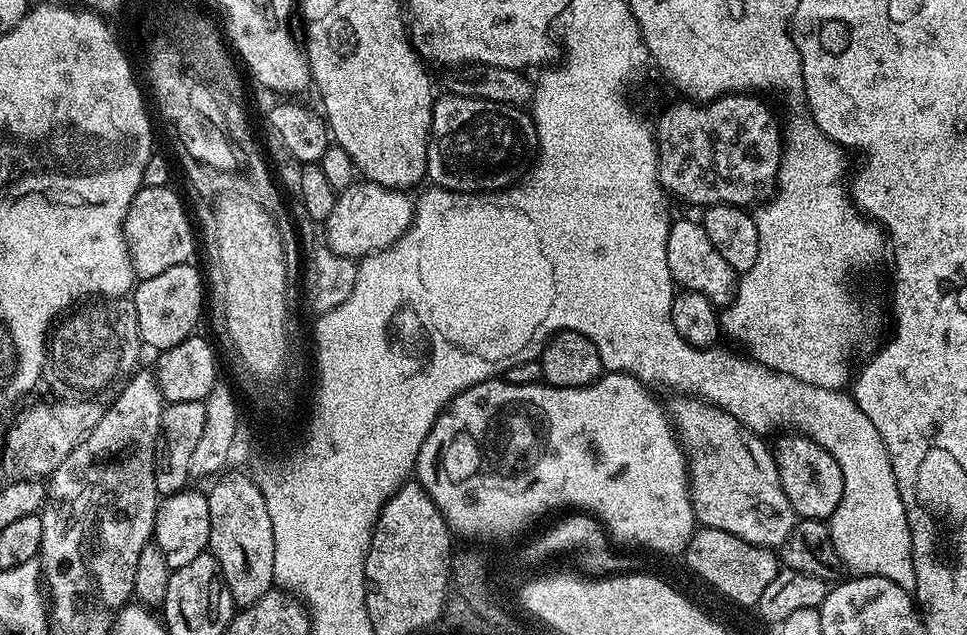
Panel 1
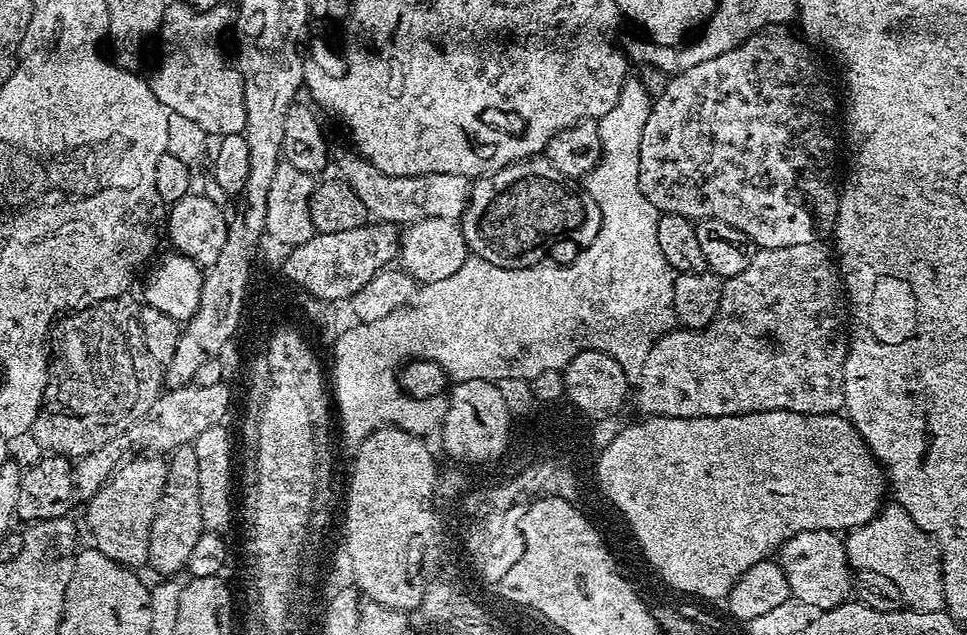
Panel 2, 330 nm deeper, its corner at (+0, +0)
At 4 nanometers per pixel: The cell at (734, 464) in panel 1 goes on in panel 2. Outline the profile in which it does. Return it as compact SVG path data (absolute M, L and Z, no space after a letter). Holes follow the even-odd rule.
M802 530L796 533L778 549L778 563L786 574L791 597L817 613L829 612L831 608L845 603L853 591L854 576L850 571L844 540L835 532Z

